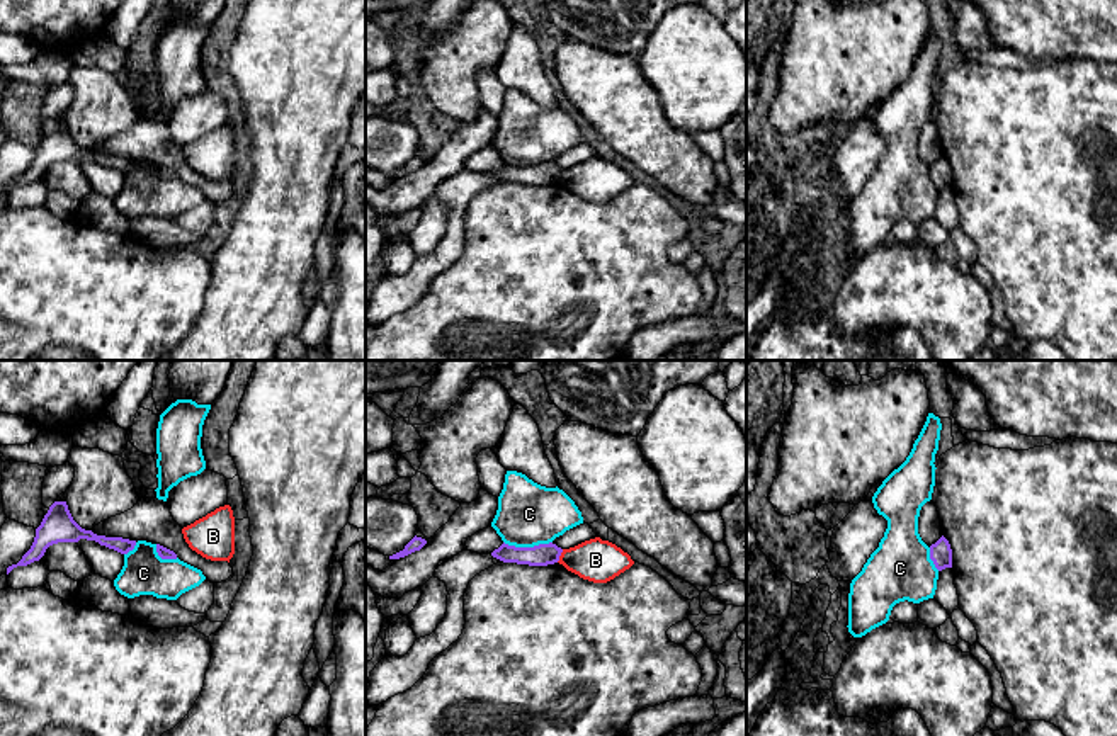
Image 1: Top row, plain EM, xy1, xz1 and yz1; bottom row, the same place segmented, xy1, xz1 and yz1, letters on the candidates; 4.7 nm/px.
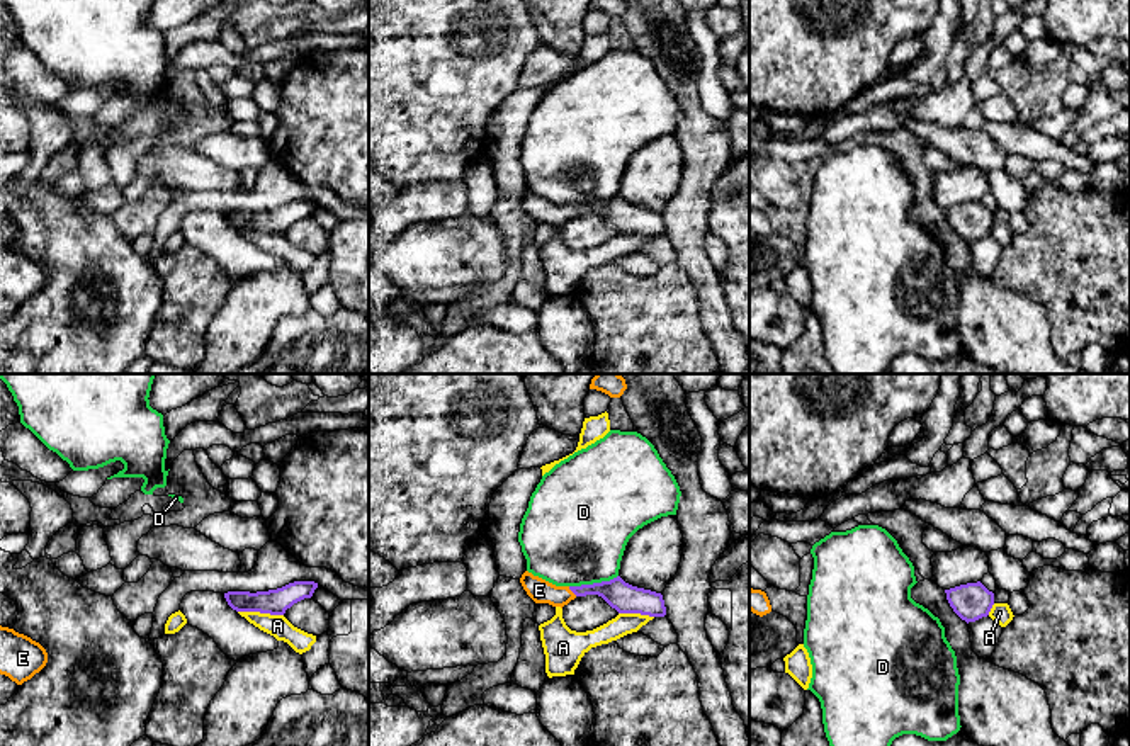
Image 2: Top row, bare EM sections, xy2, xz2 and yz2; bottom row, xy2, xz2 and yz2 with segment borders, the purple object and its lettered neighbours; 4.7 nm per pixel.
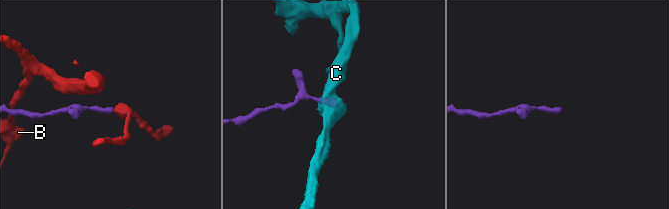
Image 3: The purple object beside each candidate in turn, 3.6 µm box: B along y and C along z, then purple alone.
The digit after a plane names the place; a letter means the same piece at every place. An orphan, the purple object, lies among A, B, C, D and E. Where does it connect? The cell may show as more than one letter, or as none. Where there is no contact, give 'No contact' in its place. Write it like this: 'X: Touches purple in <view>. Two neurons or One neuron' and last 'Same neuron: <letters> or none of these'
A: Touches purple in xy2. Two neurons
B: Touches purple in xz1. Two neurons
C: Touches purple in xz1. Two neurons
D: Touches purple in xz2. Two neurons
E: Touches purple in xz2. One neuron
Same neuron: E

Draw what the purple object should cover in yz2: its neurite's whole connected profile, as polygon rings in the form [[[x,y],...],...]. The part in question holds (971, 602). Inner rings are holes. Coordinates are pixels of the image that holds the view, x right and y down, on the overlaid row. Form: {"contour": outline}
{"contour": [[[980,581],[945,590],[945,593],[953,612],[967,624],[987,617],[994,605],[994,593]]]}

